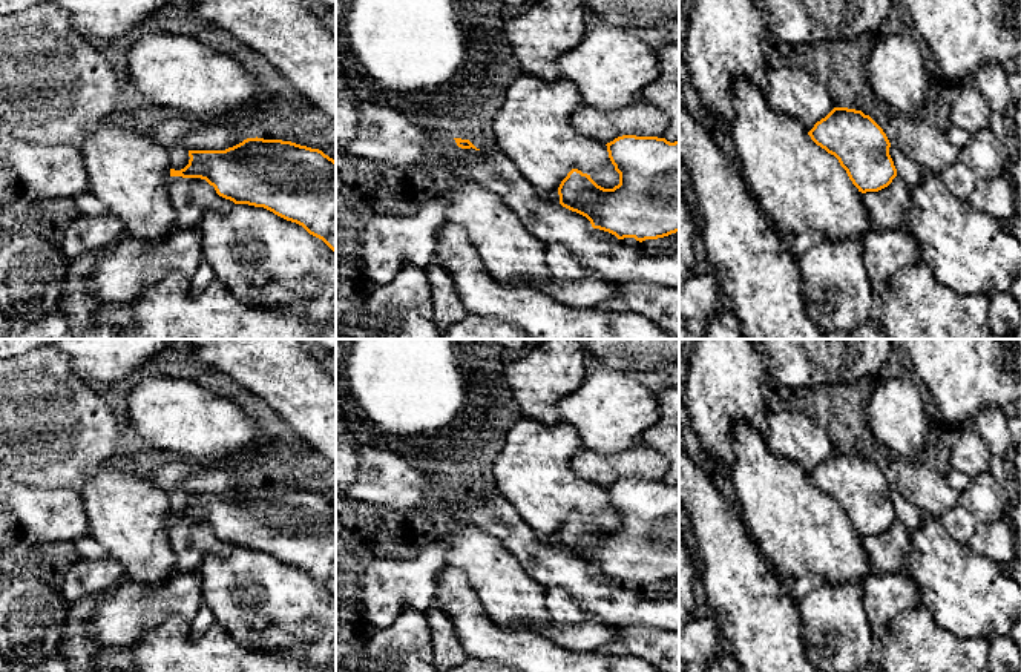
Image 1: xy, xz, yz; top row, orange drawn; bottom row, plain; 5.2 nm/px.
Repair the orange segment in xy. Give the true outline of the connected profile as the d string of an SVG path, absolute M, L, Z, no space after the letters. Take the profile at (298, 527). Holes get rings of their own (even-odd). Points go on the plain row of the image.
M256 480L225 494L189 494L189 500L189 508L181 514L170 512L170 520L205 523L219 540L235 548L264 551L287 565L296 566L336 597L336 505L322 494L291 485Z

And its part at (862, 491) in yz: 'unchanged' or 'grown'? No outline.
unchanged

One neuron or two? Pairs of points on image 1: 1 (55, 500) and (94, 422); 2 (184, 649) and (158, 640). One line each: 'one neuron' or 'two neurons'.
1: two neurons
2: one neuron

